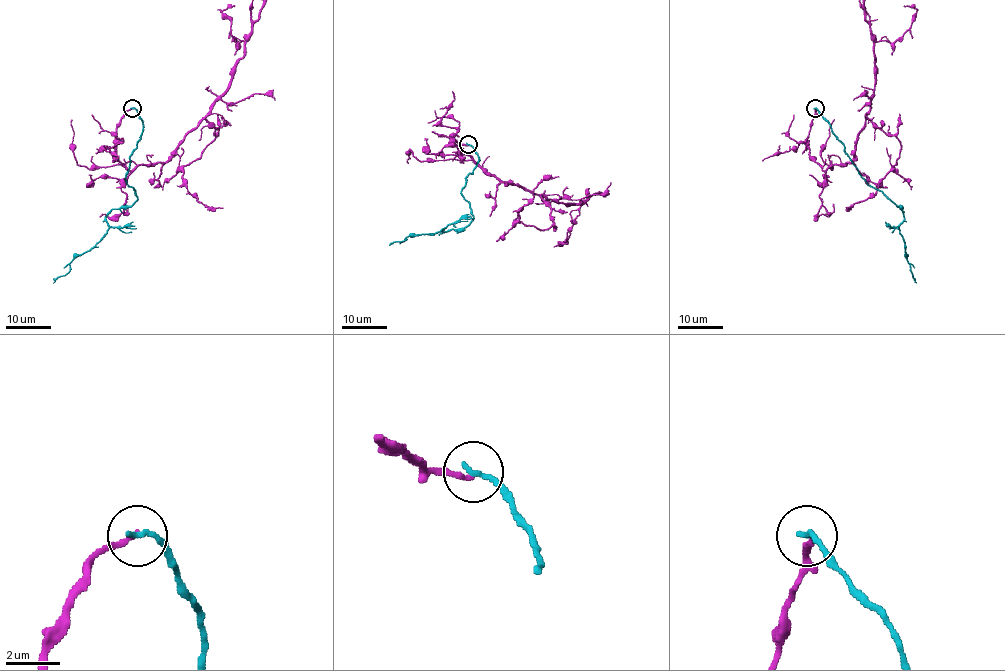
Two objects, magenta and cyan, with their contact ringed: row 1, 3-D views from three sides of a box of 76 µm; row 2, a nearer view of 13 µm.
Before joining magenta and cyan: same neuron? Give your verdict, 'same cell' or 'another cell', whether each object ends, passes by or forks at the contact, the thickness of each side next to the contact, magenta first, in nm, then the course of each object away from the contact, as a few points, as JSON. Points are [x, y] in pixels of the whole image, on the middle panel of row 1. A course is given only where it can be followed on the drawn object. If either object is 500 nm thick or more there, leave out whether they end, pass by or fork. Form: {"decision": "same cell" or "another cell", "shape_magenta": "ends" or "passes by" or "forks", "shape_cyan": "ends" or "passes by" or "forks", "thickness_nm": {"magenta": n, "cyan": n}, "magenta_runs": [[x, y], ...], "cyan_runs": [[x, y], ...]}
{"decision": "another cell", "shape_magenta": "ends", "shape_cyan": "ends", "thickness_nm": {"magenta": 200, "cyan": 240}, "magenta_runs": [[468, 145], [452, 136], [487, 172], [546, 199], [580, 203], [610, 193], [570, 229], [558, 225]], "cyan_runs": [[468, 144], [478, 162], [461, 190], [473, 220], [466, 227], [410, 234], [389, 245]]}

